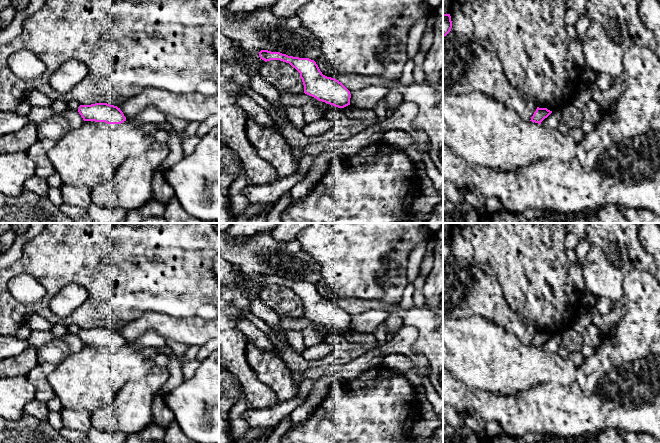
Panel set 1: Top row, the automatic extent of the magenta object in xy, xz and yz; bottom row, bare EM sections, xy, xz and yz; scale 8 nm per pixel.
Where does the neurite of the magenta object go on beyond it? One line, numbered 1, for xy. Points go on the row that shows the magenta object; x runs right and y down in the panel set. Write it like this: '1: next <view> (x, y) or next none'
1: next none

